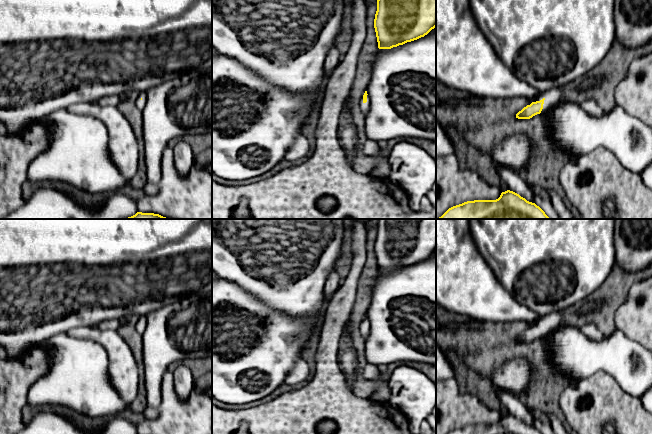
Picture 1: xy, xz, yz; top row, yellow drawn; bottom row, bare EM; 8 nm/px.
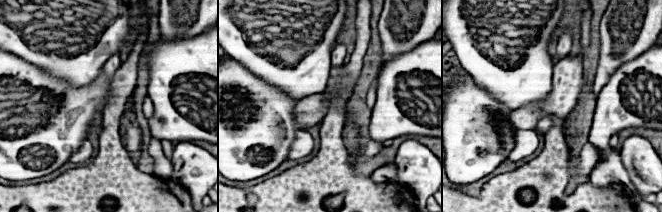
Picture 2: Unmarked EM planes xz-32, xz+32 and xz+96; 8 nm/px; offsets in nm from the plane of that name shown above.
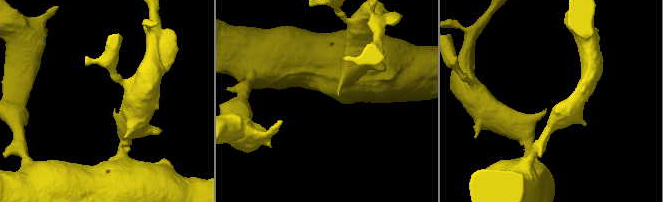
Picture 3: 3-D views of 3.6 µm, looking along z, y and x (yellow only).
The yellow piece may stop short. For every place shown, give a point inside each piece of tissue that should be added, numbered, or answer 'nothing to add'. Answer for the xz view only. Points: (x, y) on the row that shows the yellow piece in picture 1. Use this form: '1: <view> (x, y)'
1: xz (365, 107)

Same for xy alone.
nothing to add

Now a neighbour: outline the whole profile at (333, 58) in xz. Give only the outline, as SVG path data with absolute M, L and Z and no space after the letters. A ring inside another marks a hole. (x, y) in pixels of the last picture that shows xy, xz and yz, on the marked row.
M336 46L332 48L326 57L326 60L324 62L324 75L323 79L328 77L330 73L338 66L338 64L341 61L342 53L340 49Z

